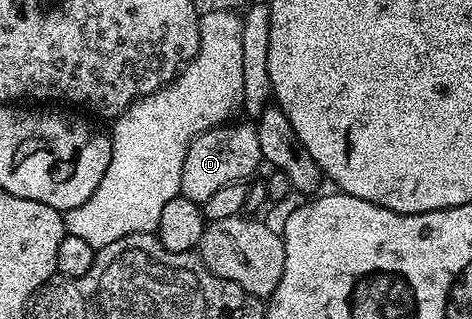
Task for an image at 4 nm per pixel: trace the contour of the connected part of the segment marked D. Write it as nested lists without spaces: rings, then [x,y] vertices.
[[[226,122],[219,128],[207,130],[191,142],[183,158],[180,195],[193,200],[196,204],[204,205],[205,200],[215,194],[215,190],[223,190],[223,186],[228,184],[248,181],[248,176],[257,167],[262,167],[259,134],[256,127],[252,123],[233,123]]]

